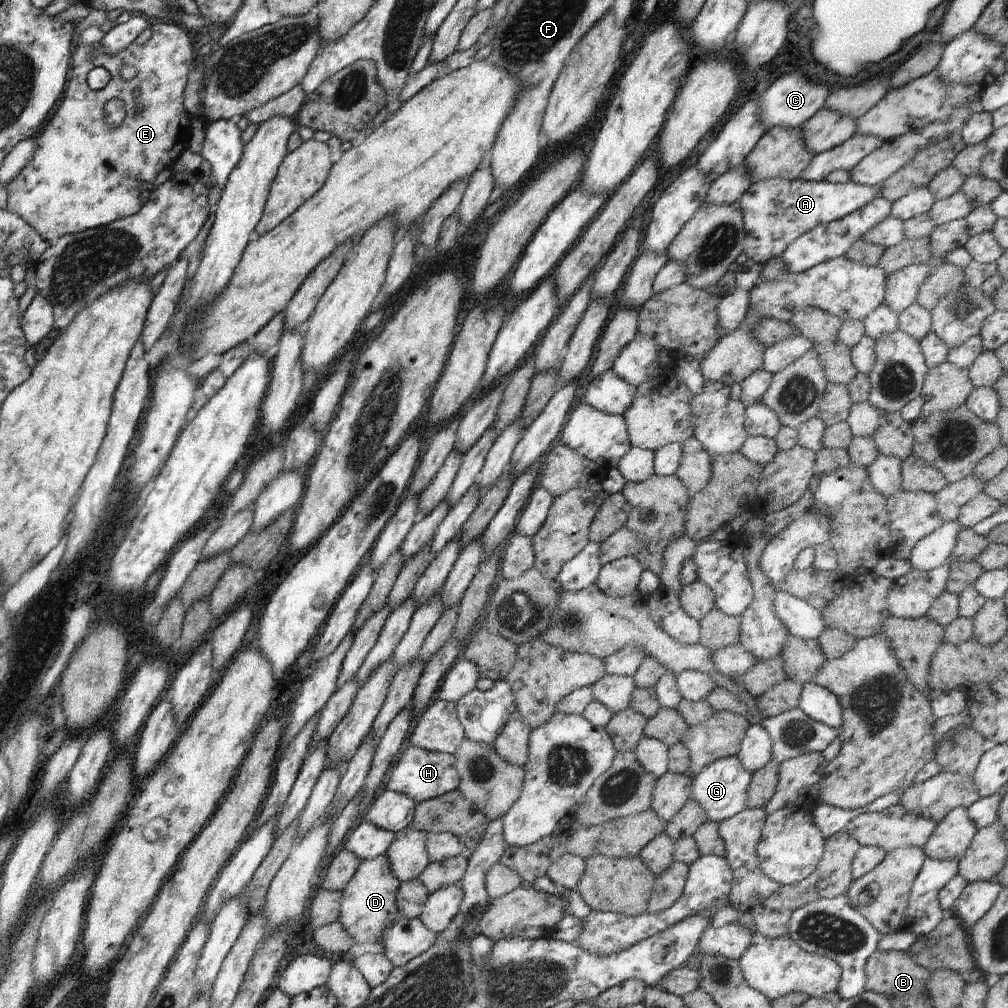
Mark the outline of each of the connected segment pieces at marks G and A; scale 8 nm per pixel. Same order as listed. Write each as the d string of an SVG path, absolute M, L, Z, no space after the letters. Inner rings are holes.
M736 756L720 758L704 766L699 774L692 778L691 798L704 810L709 821L719 824L747 809L747 789L752 776Z
M765 179L751 186L739 199L745 233L744 253L754 263L766 265L771 259L780 258L796 238L819 225L829 224L861 207L872 204L881 197L881 186L860 185L854 182L830 183Z

